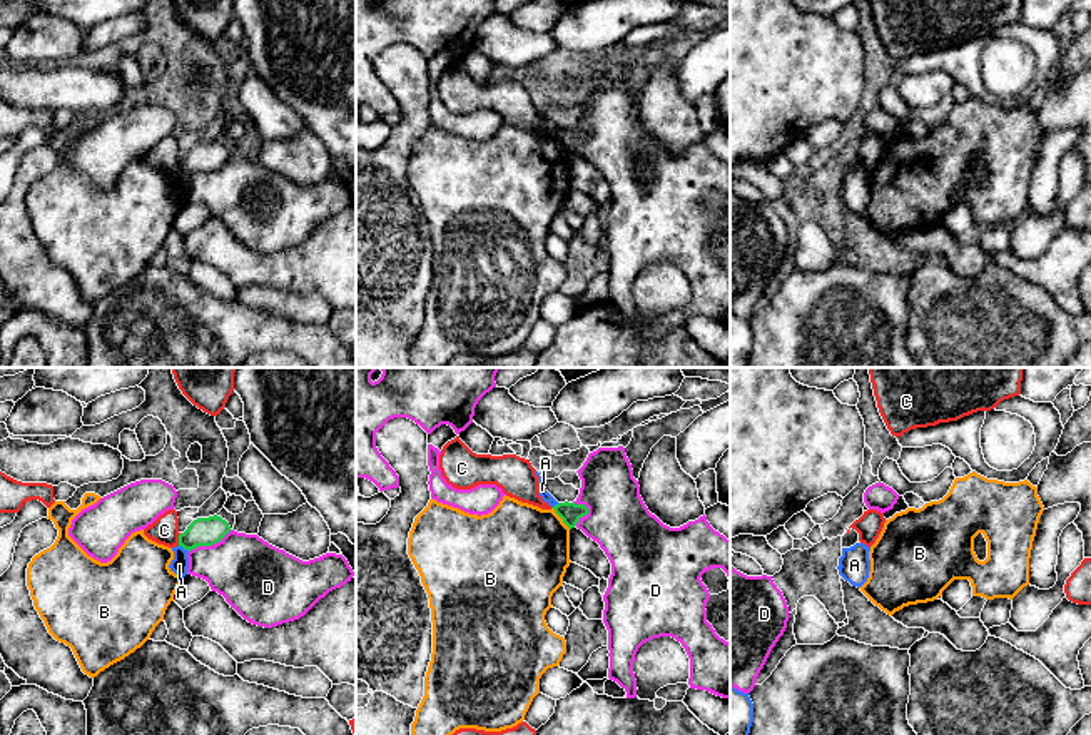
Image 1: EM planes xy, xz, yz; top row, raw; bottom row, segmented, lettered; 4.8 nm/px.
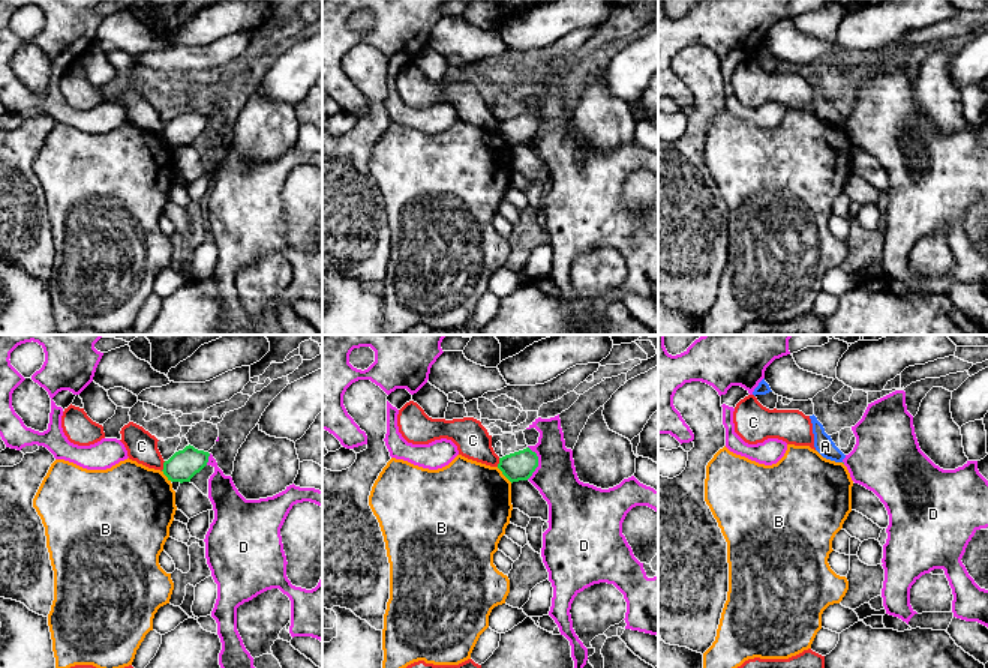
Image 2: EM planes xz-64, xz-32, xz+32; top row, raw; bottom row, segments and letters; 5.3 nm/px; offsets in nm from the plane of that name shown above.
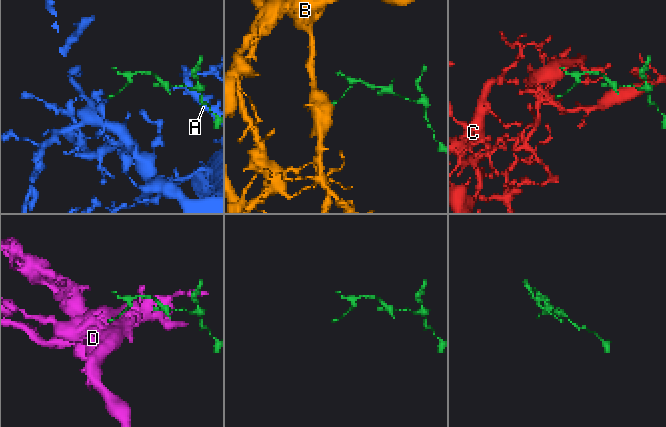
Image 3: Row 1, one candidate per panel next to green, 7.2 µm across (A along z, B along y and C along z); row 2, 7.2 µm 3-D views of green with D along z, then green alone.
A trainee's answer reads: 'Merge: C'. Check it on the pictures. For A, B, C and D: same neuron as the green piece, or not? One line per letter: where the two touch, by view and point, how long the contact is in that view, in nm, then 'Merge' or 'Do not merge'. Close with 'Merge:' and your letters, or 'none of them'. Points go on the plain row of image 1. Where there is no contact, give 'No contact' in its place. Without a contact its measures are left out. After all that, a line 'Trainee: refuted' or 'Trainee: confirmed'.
A: Touches green at xy (184, 174). Shared border 50 nm. Do not merge
B: Touches green at xz (560, 142). Shared border 140 nm. Do not merge
C: Touches green at xy (179, 166). Shared border 70 nm. Do not merge
D: Touches green at xy (209, 171). Shared border 240 nm. Do not merge
Merge: none of them
Trainee: refuted

